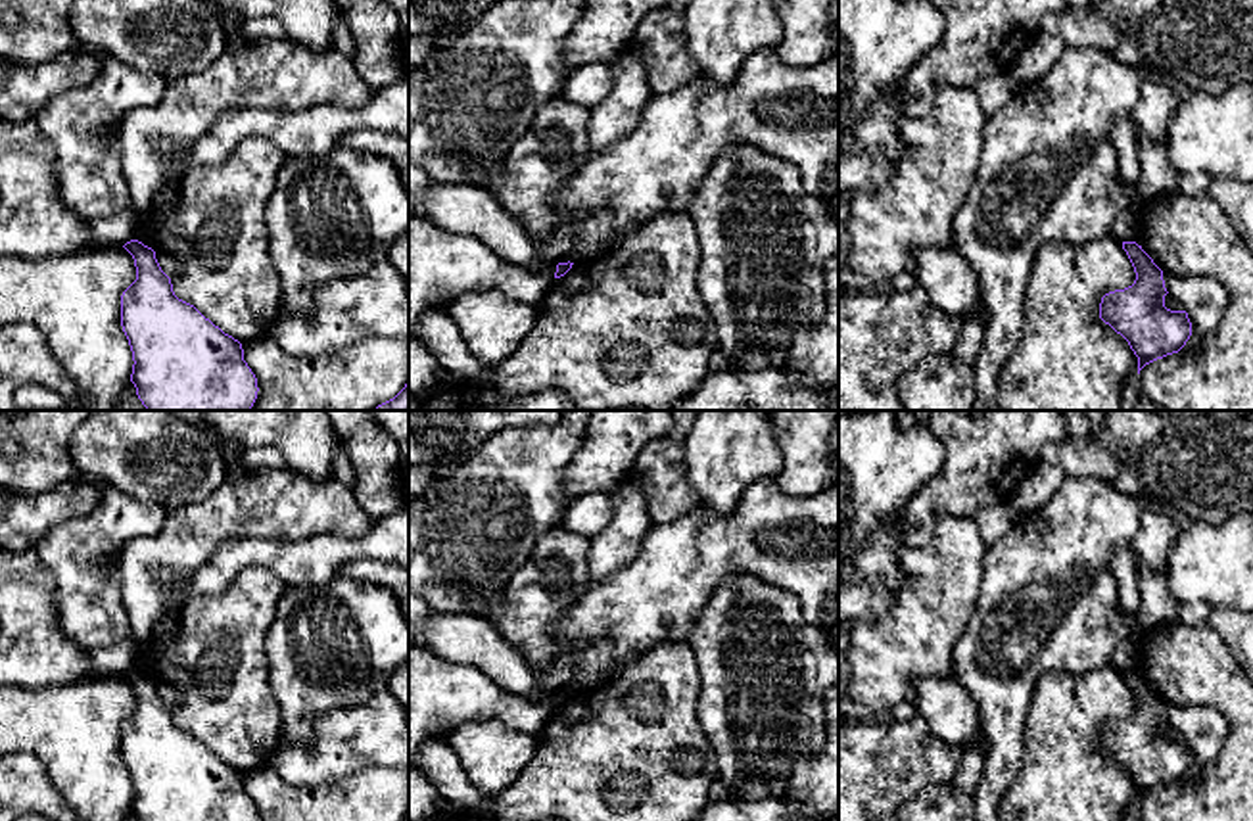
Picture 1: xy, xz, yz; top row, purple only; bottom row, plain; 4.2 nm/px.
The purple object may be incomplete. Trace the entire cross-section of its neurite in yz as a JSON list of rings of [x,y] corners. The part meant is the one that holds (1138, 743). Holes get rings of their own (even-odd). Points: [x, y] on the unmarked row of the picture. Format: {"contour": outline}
{"contour": [[[1123,671],[1136,710],[1124,719],[1101,727],[1099,748],[1121,763],[1134,785],[1140,800],[1167,785],[1178,783],[1192,765],[1192,752],[1186,740],[1165,737],[1169,723],[1163,700],[1136,671]]]}

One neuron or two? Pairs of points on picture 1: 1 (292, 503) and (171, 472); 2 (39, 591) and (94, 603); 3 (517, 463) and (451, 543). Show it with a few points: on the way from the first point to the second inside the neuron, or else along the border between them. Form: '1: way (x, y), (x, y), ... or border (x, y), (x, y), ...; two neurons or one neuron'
1: border (217, 440), (225, 480), (202, 501), (181, 507); two neurons
2: border (37, 553), (52, 576), (56, 624), (68, 637); two neurons
3: way (513, 482), (471, 524); one neuron

